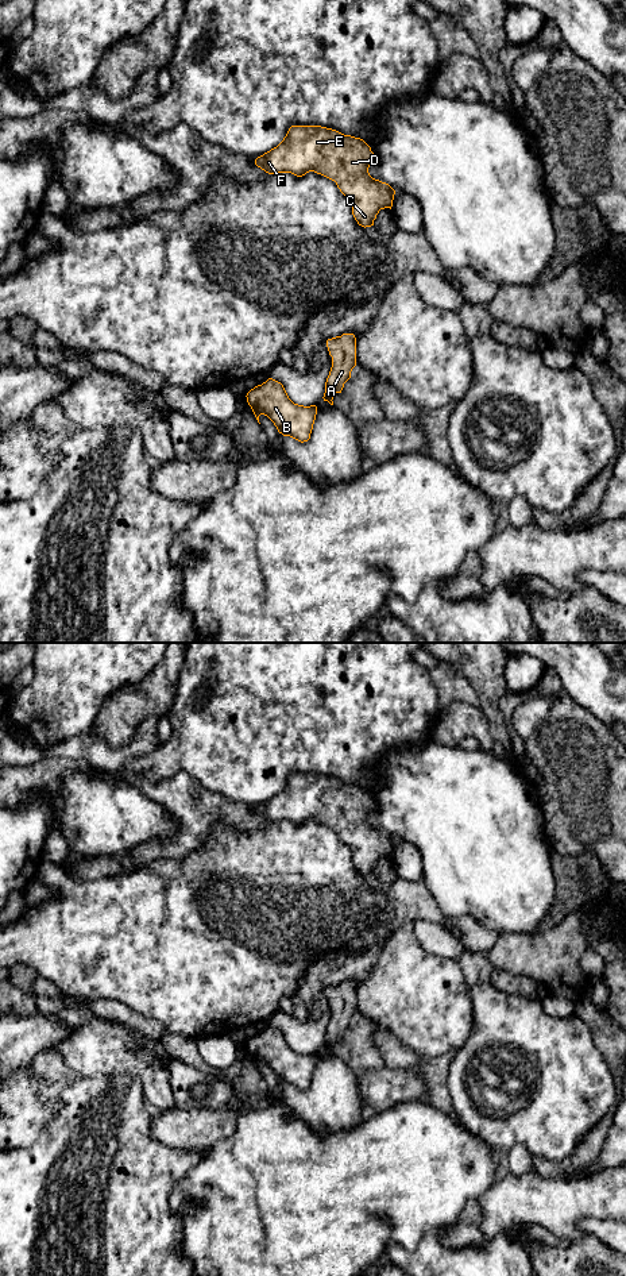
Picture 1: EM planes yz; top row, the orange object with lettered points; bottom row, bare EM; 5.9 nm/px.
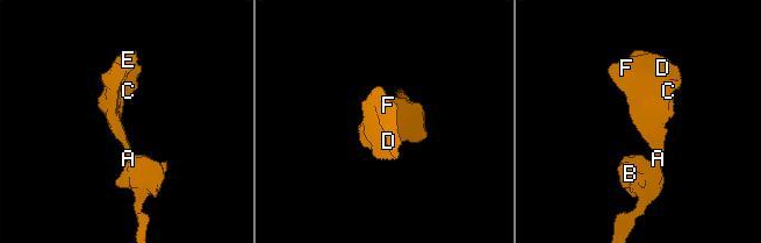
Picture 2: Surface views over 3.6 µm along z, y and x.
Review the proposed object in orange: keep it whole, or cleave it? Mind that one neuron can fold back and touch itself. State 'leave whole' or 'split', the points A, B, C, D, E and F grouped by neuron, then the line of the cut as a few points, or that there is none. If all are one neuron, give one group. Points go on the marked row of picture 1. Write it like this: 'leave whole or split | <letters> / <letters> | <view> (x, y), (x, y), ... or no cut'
leave whole | A B C D E F | no cut

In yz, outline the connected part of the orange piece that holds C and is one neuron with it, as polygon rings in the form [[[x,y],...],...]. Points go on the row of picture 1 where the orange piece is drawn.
[[[291,126],[283,140],[258,157],[255,165],[268,174],[291,173],[302,177],[314,171],[335,181],[340,192],[349,198],[355,220],[366,228],[374,225],[380,209],[391,209],[395,194],[389,184],[370,176],[368,167],[372,161],[371,147],[360,138],[321,126]]]

